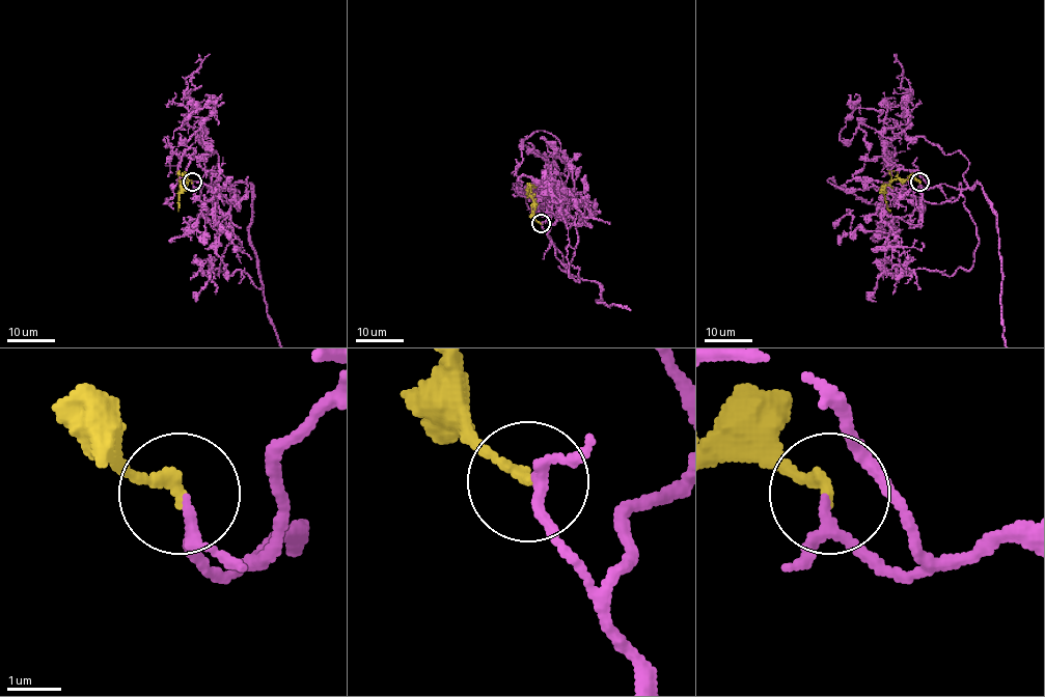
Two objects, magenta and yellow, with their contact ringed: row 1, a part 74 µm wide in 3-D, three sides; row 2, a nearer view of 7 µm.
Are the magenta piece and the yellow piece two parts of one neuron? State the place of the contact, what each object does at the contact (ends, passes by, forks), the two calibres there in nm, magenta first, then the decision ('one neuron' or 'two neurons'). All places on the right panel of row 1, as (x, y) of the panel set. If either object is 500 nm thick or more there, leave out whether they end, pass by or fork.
(919, 182) | magenta passes by | yellow ends | 150/200 nm | one neuron

